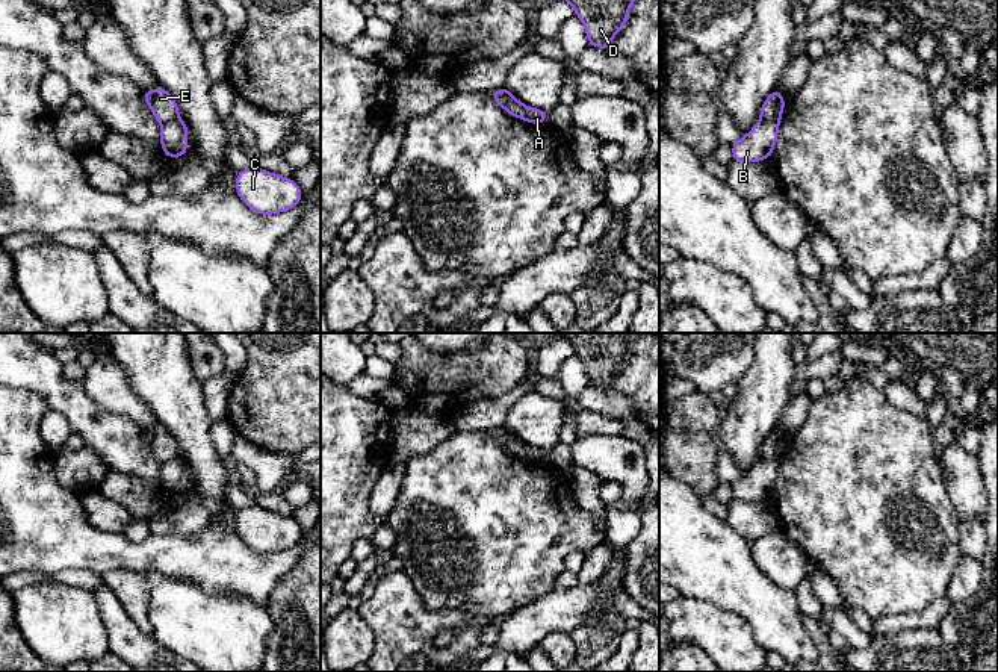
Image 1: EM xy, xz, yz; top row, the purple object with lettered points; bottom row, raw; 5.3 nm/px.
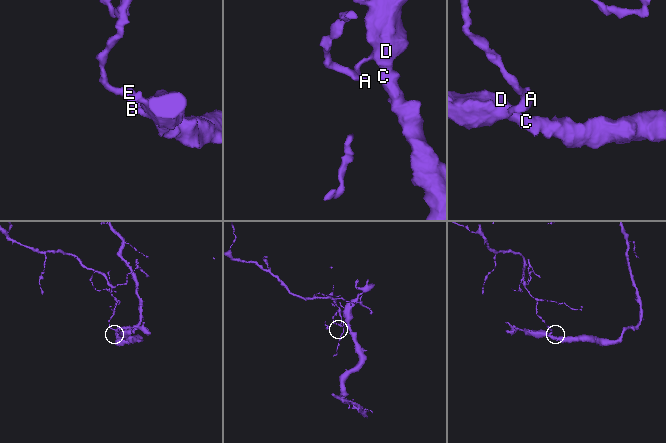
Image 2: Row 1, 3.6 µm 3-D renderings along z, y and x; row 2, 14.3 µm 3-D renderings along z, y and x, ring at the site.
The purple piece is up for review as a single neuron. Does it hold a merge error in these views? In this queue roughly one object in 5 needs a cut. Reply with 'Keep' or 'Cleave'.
Cleave

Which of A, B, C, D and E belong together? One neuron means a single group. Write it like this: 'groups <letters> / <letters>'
groups A B C D / E

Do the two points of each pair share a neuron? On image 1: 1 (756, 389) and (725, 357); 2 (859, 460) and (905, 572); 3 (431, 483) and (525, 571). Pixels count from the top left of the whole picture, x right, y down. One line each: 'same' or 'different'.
1: different
2: same
3: same

